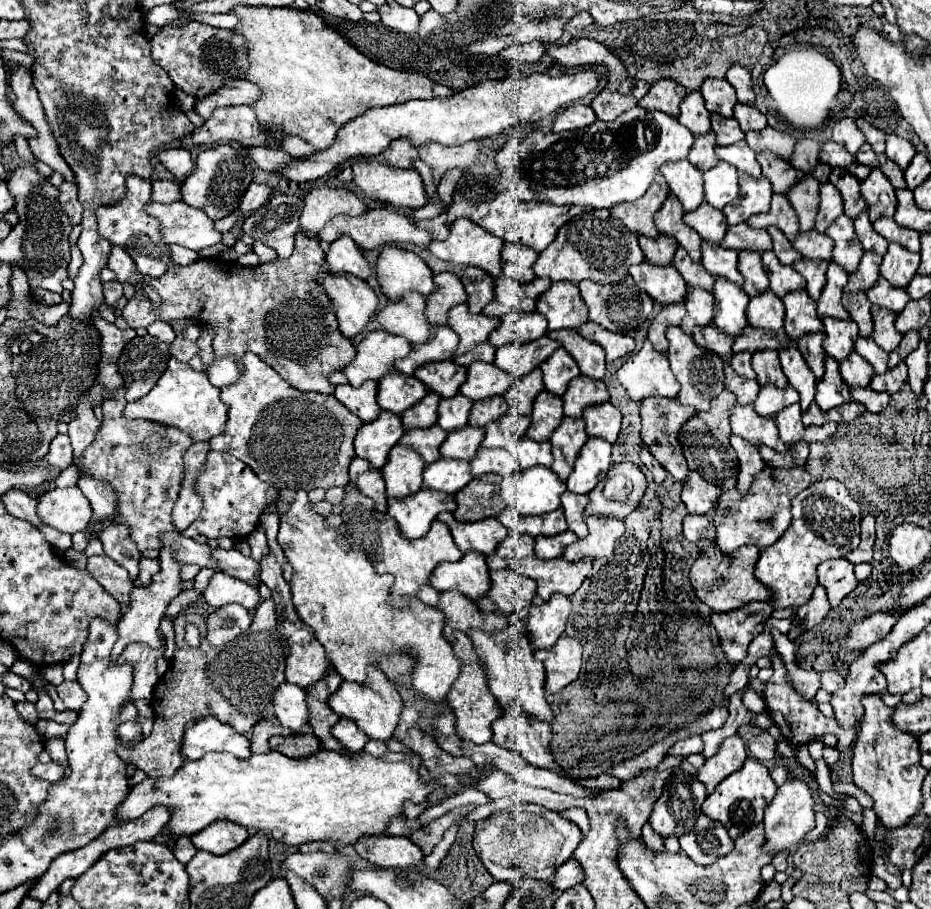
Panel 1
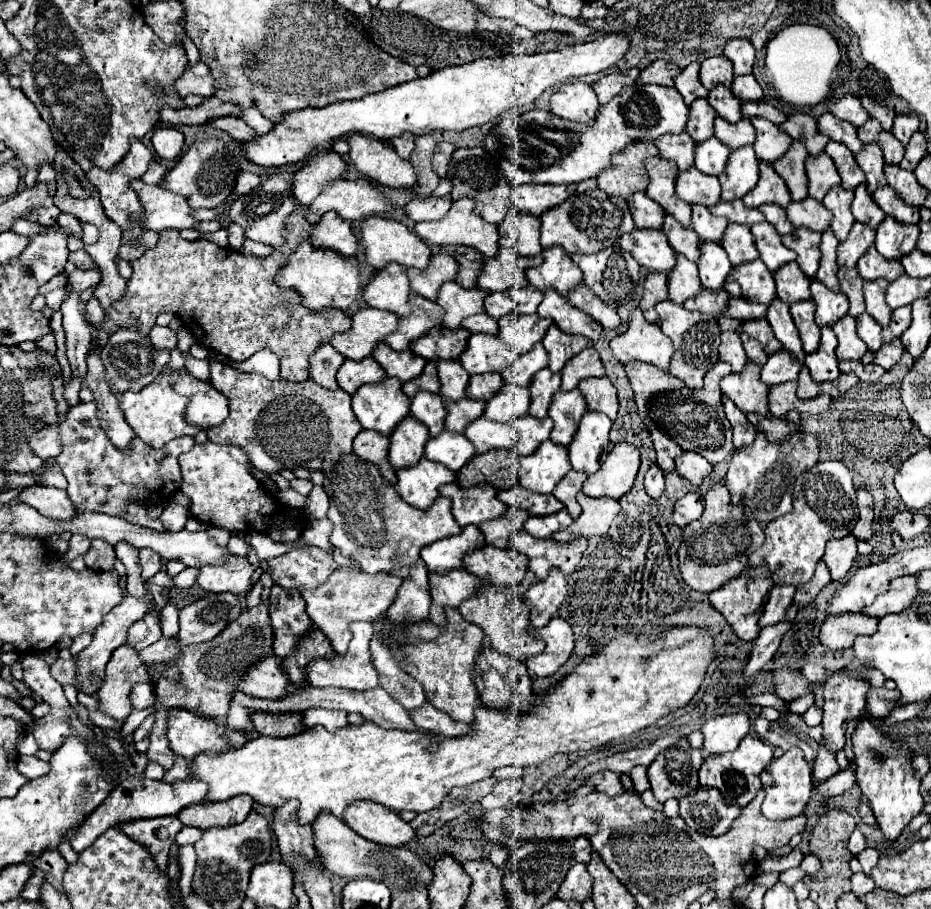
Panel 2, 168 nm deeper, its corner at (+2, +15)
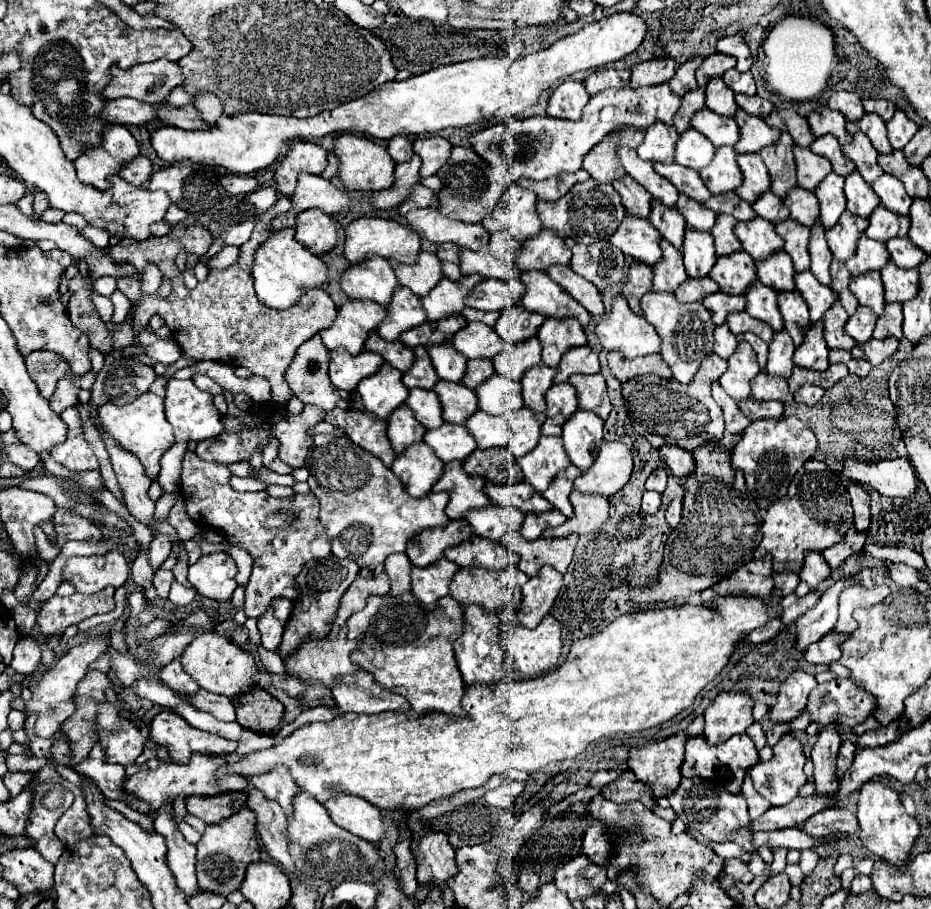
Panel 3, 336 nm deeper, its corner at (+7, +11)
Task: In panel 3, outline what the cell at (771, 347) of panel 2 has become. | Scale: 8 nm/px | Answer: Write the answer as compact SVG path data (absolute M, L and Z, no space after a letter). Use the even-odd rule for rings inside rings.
M747 312L731 314L731 316L727 318L727 326L731 328L731 332L733 332L735 336L745 334L745 332L753 332L753 334L757 334L763 342L767 342L767 344L771 344L771 338L773 338L773 334L775 334L769 324L751 318Z

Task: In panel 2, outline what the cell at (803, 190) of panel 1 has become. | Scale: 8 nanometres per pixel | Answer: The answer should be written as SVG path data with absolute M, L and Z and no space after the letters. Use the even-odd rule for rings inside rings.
M794 140L784 156L774 160L774 170L786 182L792 200L804 200L808 196L808 178L804 170L804 162L808 158L808 150L800 140Z

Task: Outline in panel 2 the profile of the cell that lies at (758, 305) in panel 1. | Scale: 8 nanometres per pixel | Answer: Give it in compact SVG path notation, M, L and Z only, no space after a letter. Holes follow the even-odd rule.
M760 258L732 266L724 290L728 290L730 296L742 296L750 302L762 302L766 306L776 296L772 272L764 268L764 262Z

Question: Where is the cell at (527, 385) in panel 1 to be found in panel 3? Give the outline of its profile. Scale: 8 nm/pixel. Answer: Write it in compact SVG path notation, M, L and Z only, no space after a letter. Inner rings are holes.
M533 336L531 340L521 344L505 344L499 356L495 356L493 366L497 374L503 374L515 382L521 382L523 372L527 372L527 368L531 366L537 366L539 362L541 362L541 344Z

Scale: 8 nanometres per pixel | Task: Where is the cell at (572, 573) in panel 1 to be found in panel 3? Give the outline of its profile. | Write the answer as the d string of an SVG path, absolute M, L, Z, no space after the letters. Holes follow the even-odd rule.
M507 532L501 540L501 544L507 550L513 550L519 554L517 568L525 572L529 578L539 576L539 570L549 564L557 572L567 572L569 562L573 560L573 552L577 546L579 536L571 534L567 538L537 538L533 542L527 542L521 532Z

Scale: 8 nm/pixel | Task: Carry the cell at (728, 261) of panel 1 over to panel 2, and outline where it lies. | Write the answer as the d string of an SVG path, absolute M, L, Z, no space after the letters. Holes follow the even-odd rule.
M692 204L692 230L700 236L700 240L720 242L726 226L728 226L728 220L712 216L706 206Z

